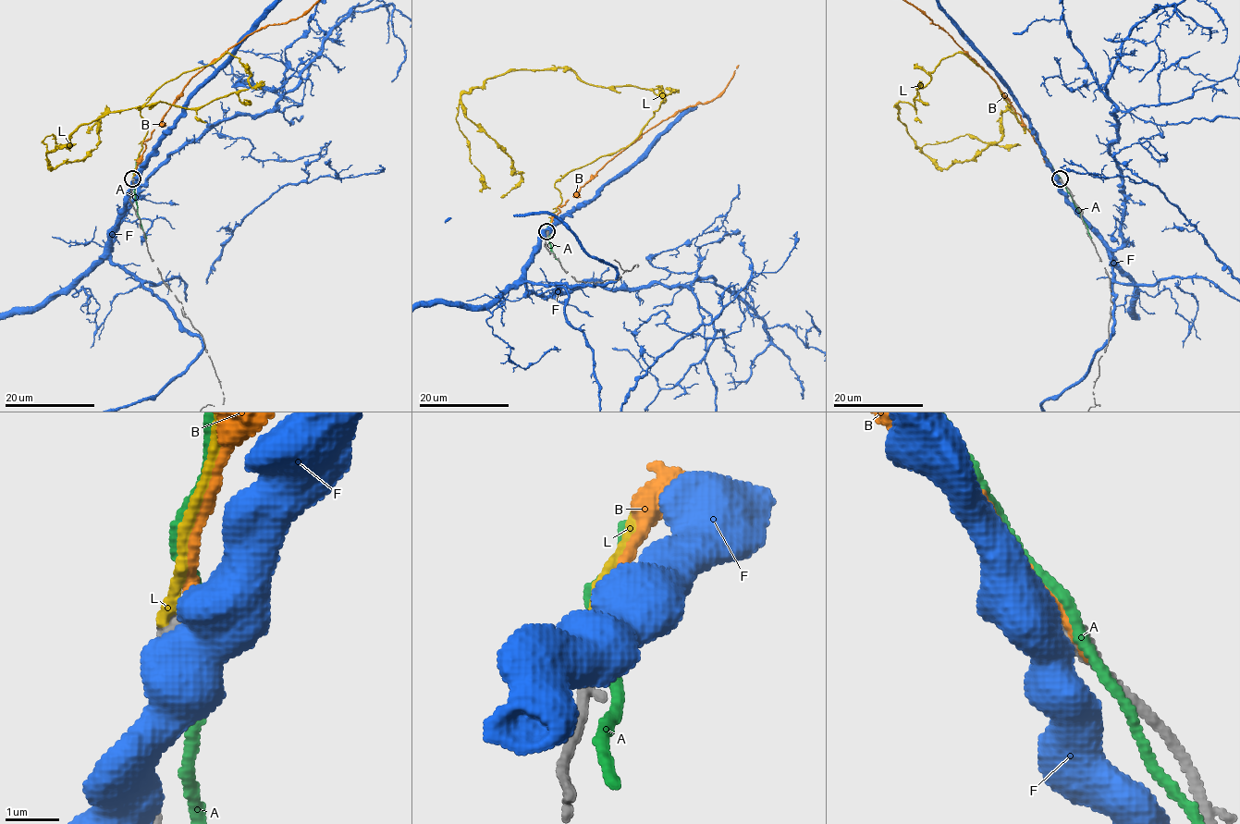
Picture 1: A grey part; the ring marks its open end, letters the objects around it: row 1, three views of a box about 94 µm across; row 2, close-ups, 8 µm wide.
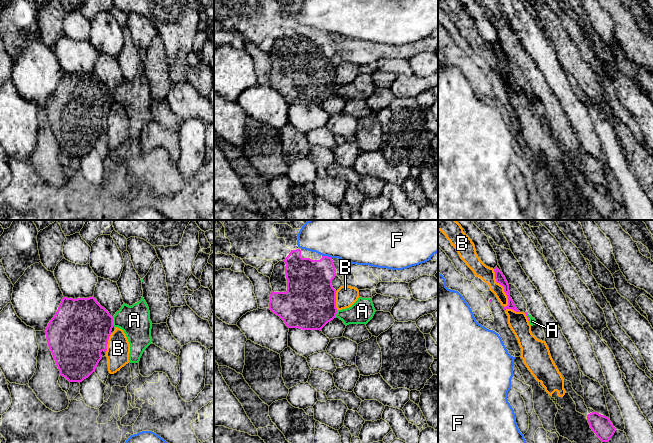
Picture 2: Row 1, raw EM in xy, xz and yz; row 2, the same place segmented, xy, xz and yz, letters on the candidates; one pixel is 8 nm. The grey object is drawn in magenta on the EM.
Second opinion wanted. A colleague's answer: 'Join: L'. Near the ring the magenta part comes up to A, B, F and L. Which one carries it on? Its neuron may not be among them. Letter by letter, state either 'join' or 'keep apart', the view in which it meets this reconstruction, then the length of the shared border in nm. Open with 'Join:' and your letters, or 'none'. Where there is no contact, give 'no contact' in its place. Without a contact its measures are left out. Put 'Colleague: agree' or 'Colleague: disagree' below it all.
Join: L
A: keep apart; contact in xy; length 70 nm
B: keep apart; contact in yz; length 400 nm
F: keep apart; contact in xz; length 80 nm
L: join; no contact
Colleague: agree

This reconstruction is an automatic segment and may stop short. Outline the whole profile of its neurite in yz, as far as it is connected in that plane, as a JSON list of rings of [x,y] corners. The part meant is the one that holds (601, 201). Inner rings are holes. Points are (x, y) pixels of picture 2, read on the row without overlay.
[[[592,188],[587,191],[587,196],[596,212],[602,218],[609,218],[616,207],[616,204],[613,202],[610,195],[597,188]]]

